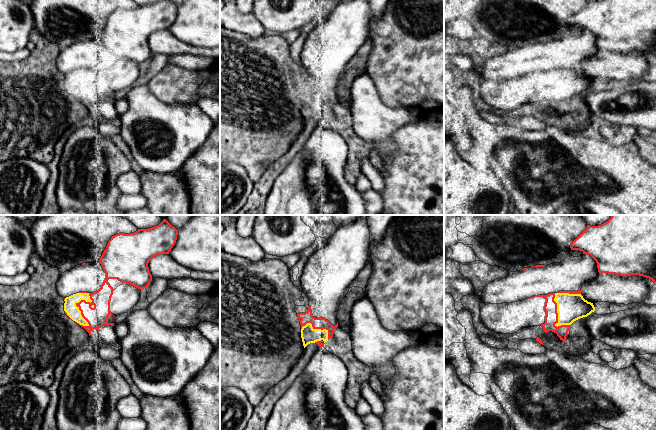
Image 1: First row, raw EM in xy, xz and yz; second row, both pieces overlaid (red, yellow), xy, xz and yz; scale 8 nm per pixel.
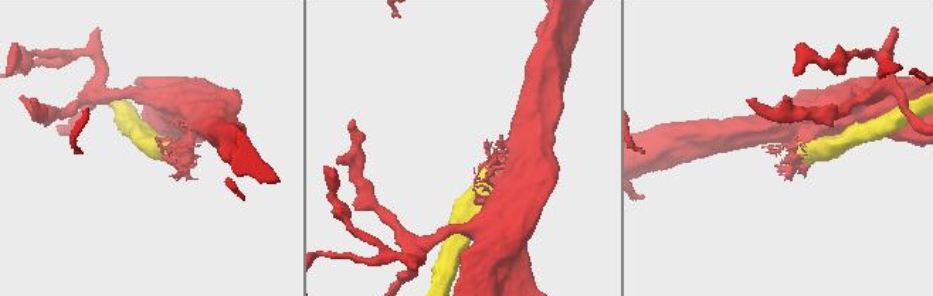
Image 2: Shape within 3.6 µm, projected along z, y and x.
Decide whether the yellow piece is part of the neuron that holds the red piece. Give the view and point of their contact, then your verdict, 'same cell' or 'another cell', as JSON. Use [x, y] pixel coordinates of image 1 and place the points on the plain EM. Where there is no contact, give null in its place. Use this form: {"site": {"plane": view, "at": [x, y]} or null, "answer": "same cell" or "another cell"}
{"site": {"plane": "xy", "at": [76, 81]}, "answer": "another cell"}

